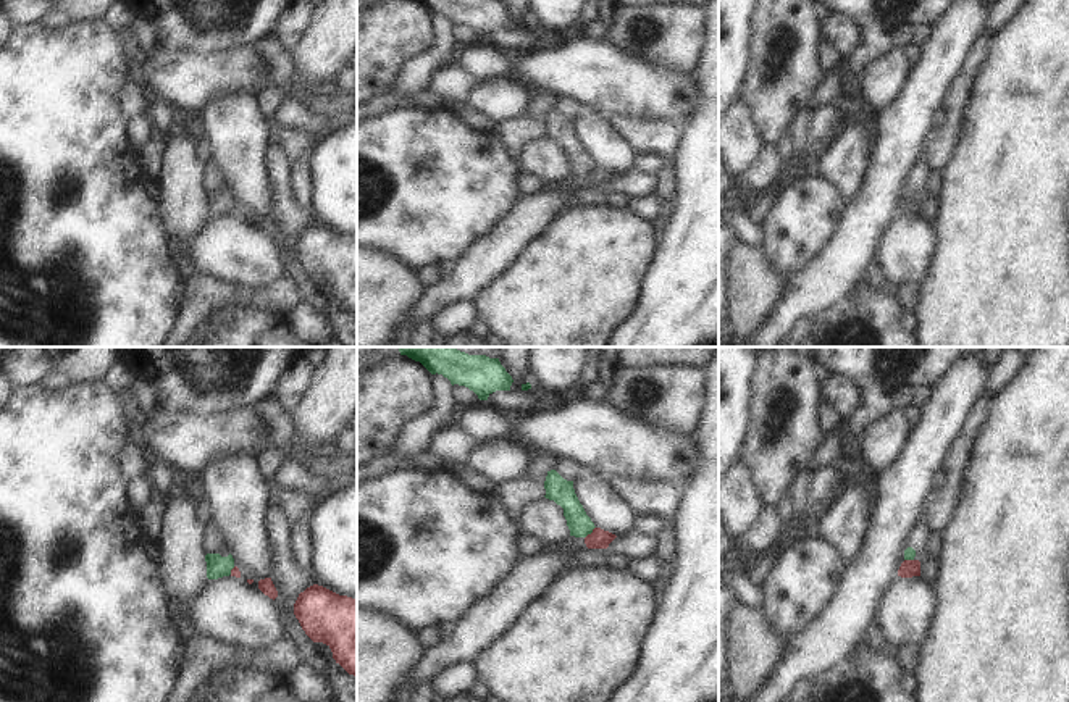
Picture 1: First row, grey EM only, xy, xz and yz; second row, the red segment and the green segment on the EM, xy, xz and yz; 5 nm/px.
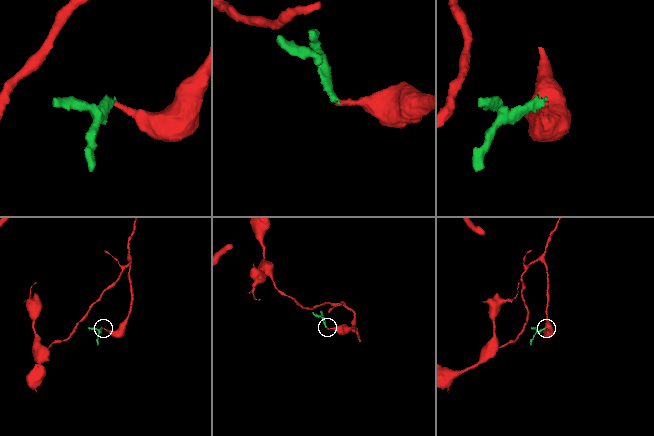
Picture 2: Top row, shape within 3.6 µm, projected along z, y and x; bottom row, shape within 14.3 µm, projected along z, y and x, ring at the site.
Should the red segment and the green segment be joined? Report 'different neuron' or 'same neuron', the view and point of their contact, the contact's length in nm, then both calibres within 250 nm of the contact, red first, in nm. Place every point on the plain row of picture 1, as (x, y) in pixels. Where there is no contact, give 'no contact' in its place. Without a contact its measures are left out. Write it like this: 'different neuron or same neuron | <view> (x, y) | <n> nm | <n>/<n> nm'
different neuron | xz (591, 171) | 80 nm | 100/120 nm

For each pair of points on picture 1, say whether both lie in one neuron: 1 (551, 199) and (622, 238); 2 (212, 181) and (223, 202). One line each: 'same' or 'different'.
1: different
2: same

